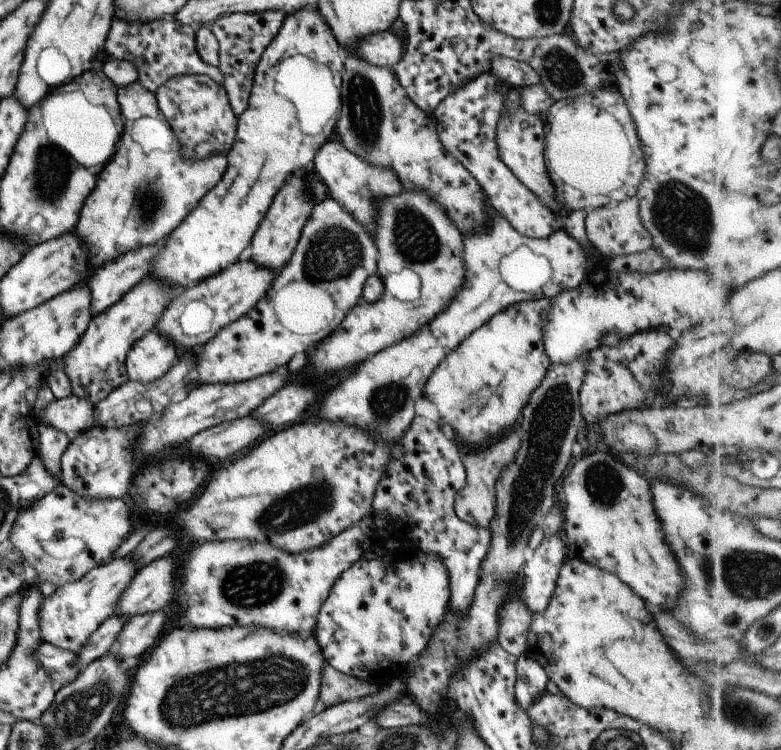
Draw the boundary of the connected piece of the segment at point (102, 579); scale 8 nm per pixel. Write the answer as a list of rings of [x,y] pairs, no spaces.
[[[132,556],[119,557],[107,565],[92,568],[78,582],[70,582],[62,588],[56,588],[52,596],[48,598],[44,596],[38,614],[42,641],[74,653],[80,652],[88,642],[88,638],[100,628],[100,624],[114,614],[120,596],[124,594],[124,590],[142,567],[132,560]]]

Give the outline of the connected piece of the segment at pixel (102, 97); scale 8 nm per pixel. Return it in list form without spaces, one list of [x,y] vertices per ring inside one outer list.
[[[88,71],[73,78],[70,82],[60,85],[53,92],[75,92],[82,91],[86,99],[94,105],[102,105],[110,118],[114,119],[114,124],[118,132],[125,128],[125,120],[122,120],[122,113],[117,99],[117,86],[104,74],[103,71]]]

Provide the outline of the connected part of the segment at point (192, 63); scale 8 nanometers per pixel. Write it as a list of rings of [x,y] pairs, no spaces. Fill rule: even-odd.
[[[115,16],[106,39],[106,52],[110,59],[128,60],[138,70],[138,82],[156,92],[174,76],[210,76],[217,84],[223,84],[224,76],[218,67],[210,66],[200,58],[195,43],[195,31],[191,25],[180,24],[173,18],[162,18],[152,22],[140,22],[134,18]]]

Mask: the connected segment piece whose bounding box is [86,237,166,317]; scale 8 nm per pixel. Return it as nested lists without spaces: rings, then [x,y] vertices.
[[[166,237],[152,246],[142,246],[132,252],[118,256],[112,262],[96,269],[87,280],[92,296],[92,317],[108,310],[124,294],[149,275],[150,264],[154,262],[158,250],[164,246]]]

